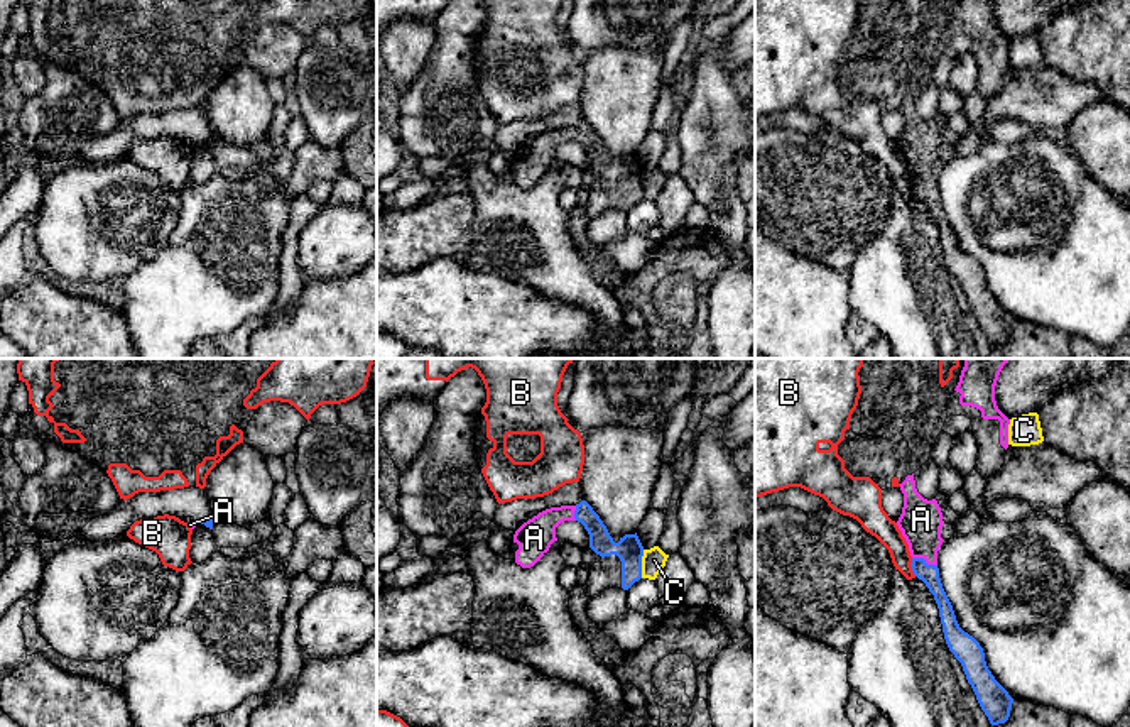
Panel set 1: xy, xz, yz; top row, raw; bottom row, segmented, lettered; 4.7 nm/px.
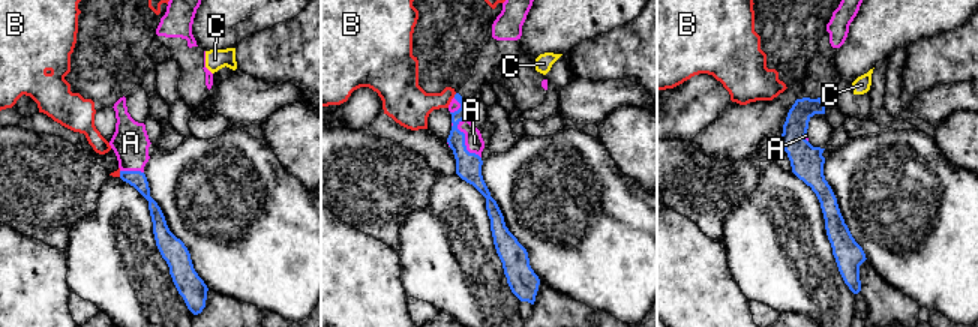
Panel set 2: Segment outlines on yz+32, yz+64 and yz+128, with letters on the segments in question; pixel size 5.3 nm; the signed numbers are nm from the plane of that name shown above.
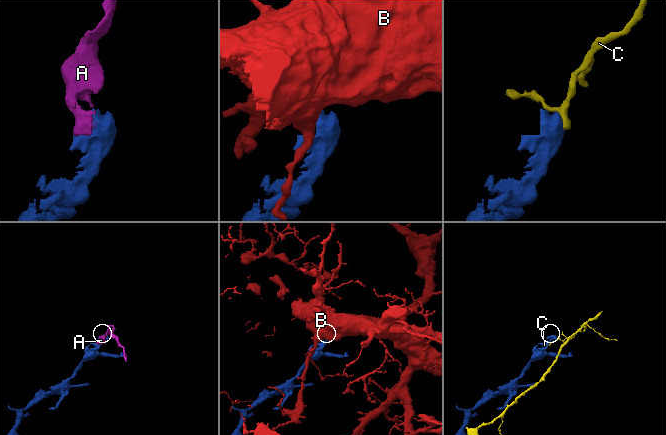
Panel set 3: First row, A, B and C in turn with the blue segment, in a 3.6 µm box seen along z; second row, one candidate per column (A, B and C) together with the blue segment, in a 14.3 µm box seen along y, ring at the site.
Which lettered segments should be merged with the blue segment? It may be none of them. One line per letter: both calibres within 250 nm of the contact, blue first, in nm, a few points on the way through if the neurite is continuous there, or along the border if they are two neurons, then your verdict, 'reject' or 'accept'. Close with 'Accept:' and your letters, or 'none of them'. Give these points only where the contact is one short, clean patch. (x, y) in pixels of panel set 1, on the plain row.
A: 100/200 nm | accept
B: 100/120 nm | along yz (911, 180), (911, 190), (916, 196) | reject
C: 120/110 nm | along xz (644, 171), (641, 198) | reject
Accept: A

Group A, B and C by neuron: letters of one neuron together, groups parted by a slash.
A / B / C

